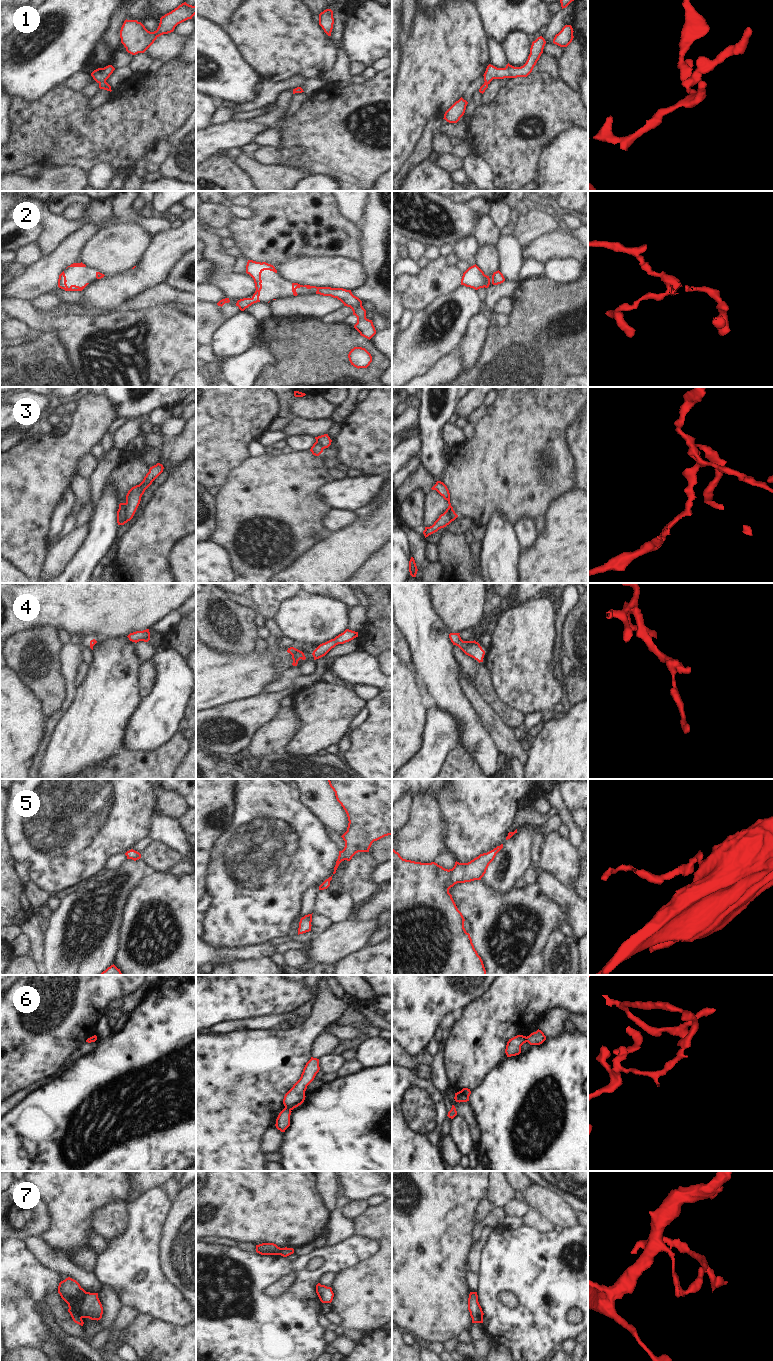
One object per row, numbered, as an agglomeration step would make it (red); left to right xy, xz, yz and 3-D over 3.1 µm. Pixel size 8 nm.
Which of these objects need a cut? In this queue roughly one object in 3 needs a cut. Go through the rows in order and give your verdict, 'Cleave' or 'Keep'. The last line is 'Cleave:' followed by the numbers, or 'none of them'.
1: Keep
2: Keep
3: Cleave
4: Keep
5: Keep
6: Cleave
7: Cleave
Cleave: 3, 6, 7

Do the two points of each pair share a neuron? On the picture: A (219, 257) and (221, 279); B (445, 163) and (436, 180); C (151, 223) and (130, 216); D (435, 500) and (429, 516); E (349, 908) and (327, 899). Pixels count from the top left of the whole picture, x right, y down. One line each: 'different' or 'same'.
A: different
B: different
C: same
D: same
E: same

